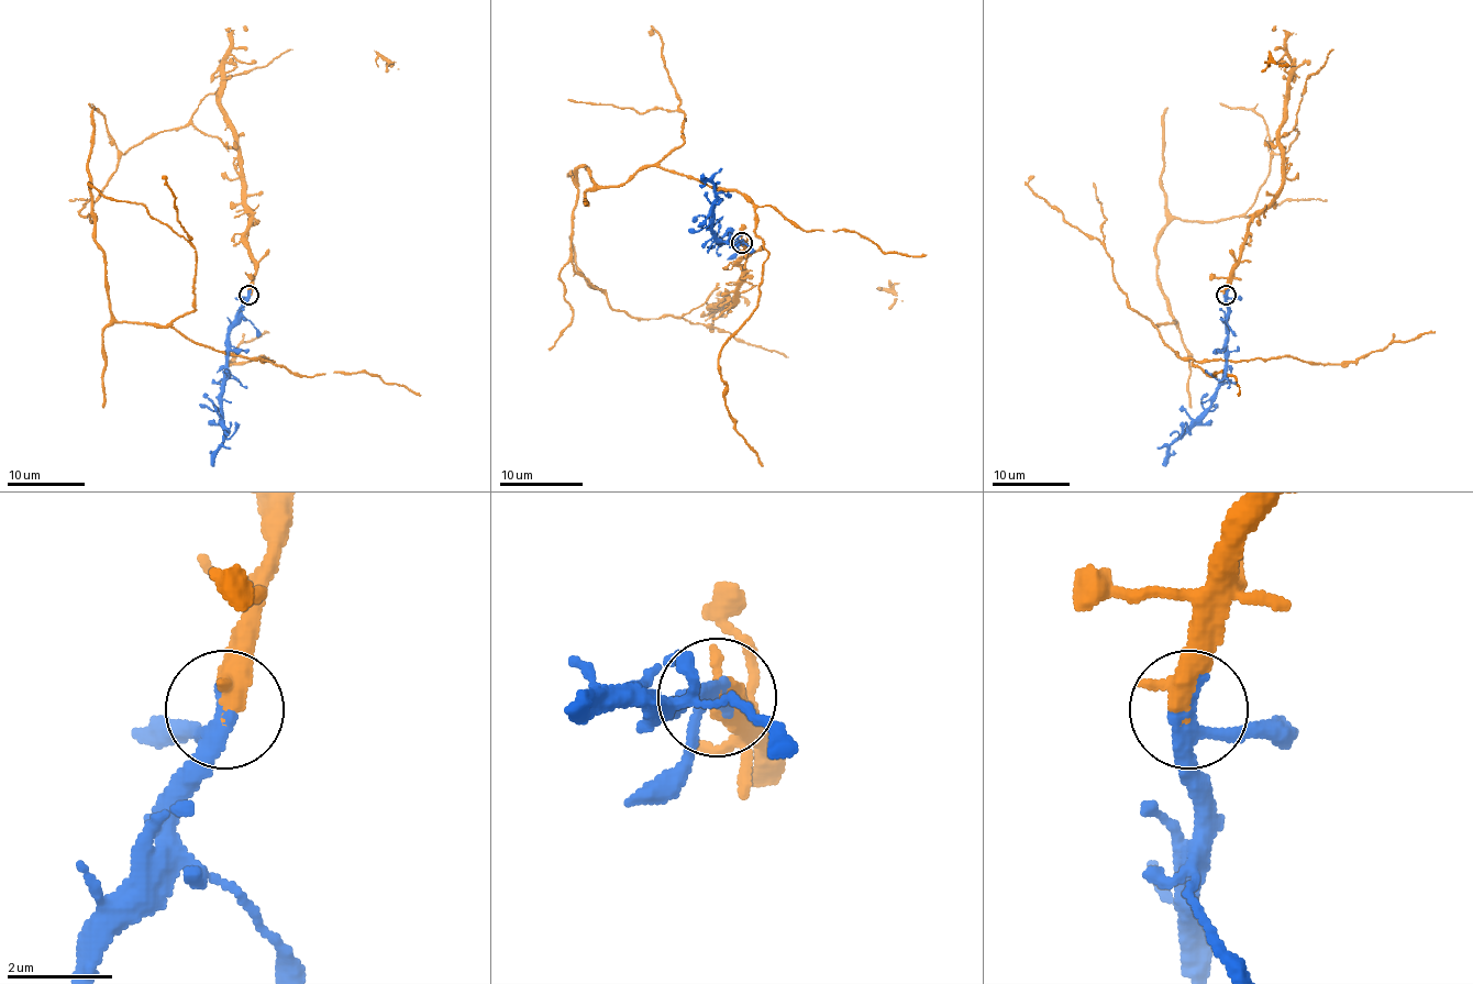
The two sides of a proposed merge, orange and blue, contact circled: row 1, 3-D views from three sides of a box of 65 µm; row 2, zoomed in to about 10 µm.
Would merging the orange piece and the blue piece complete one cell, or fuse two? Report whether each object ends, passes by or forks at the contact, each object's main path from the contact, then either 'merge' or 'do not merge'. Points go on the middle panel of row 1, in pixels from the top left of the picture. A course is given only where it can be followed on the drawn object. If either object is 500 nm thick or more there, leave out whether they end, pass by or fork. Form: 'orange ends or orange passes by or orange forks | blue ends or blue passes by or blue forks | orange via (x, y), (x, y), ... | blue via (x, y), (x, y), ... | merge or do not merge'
orange ends | blue passes by | orange via (741, 243), (737, 301), (616, 311), (572, 262), (576, 169), (753, 205), (757, 306), (718, 372), (764, 466) | blue via (741, 243), (718, 241), (711, 230), (716, 188), (701, 178) | merge

